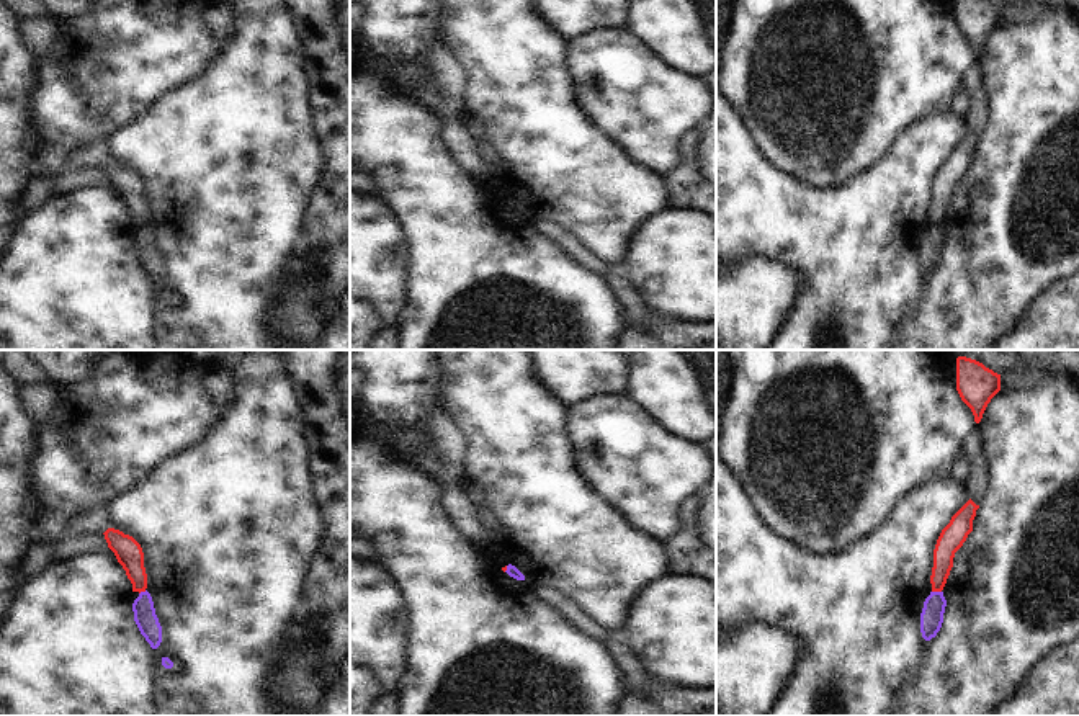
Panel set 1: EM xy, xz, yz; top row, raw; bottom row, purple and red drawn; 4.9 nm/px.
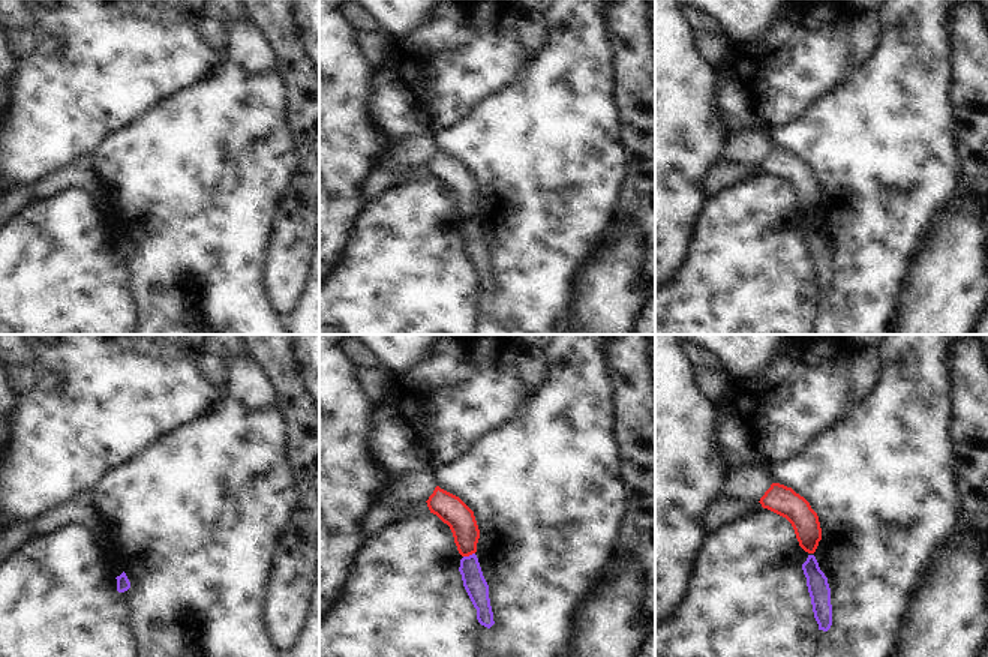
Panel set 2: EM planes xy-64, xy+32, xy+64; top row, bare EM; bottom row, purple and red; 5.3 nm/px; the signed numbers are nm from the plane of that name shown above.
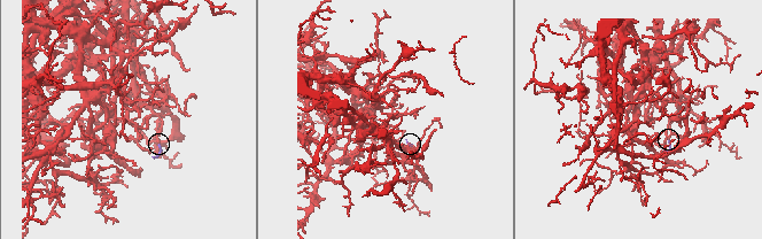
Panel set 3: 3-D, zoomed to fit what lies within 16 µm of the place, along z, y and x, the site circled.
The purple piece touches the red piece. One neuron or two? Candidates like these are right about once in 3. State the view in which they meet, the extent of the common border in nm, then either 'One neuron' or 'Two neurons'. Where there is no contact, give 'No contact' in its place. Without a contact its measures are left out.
Touches purple in yz. Shared border 50 nm. Two neurons

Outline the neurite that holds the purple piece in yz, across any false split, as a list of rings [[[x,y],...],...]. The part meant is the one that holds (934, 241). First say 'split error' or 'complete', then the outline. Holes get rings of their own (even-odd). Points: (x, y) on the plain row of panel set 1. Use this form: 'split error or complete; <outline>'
complete; [[[930,226],[920,247],[920,266],[925,275],[937,270],[943,257],[947,234],[943,226]]]

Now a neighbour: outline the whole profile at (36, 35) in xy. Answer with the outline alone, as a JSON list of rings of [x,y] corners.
[[[51,16],[18,20],[16,31],[23,46],[36,57],[41,56],[57,34],[57,21]]]

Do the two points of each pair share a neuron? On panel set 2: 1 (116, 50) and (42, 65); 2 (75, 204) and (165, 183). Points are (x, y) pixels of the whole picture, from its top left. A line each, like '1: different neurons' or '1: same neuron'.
1: same neuron
2: different neurons

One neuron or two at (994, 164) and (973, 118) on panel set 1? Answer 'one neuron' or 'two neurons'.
two neurons

